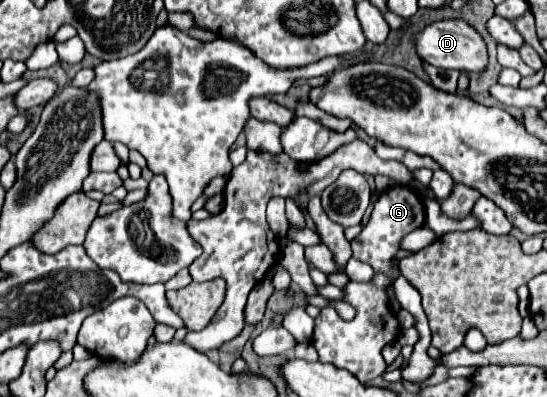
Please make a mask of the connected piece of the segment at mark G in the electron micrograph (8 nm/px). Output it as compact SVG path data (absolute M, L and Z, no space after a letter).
M407 186L389 188L387 192L383 192L379 196L367 226L351 240L353 258L369 264L375 272L385 272L387 276L393 276L393 280L395 280L399 276L397 258L395 258L399 252L399 242L405 238L405 234L423 226L423 222L425 222L425 214L423 214L423 204L421 204L417 192L409 190Z

